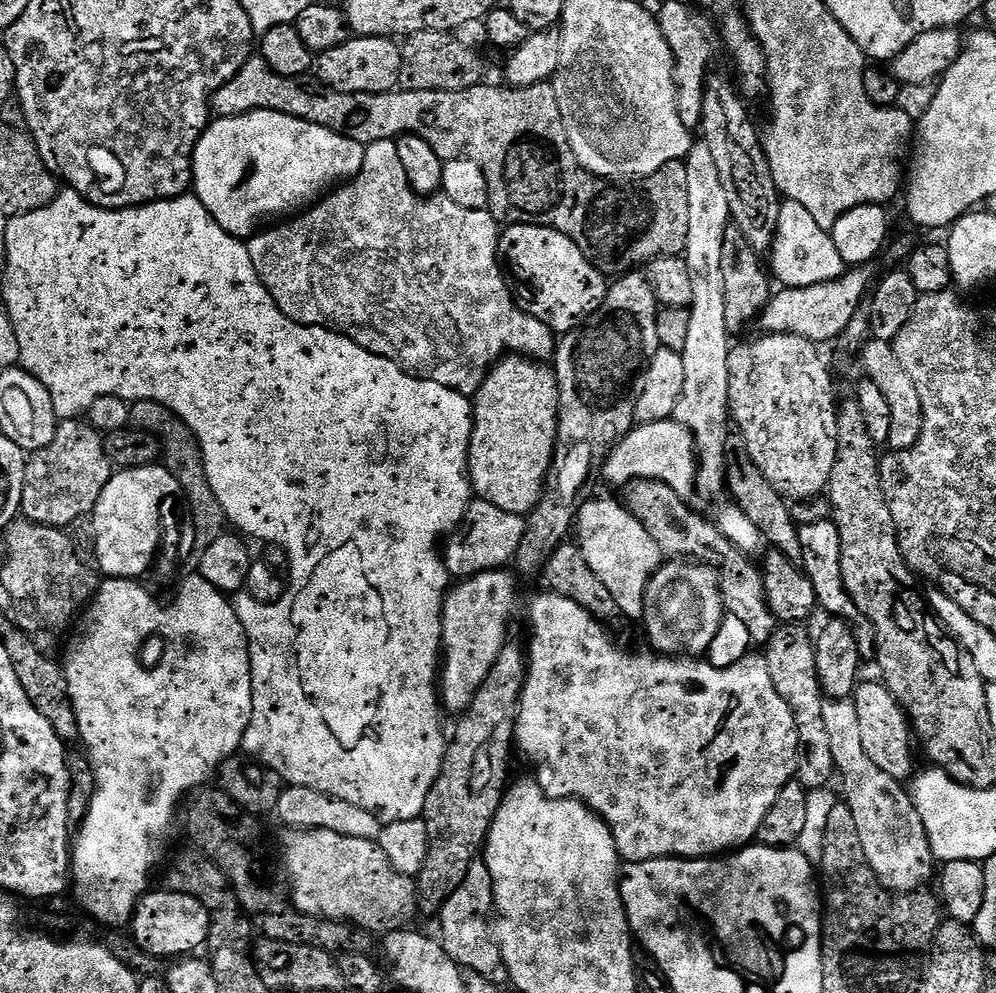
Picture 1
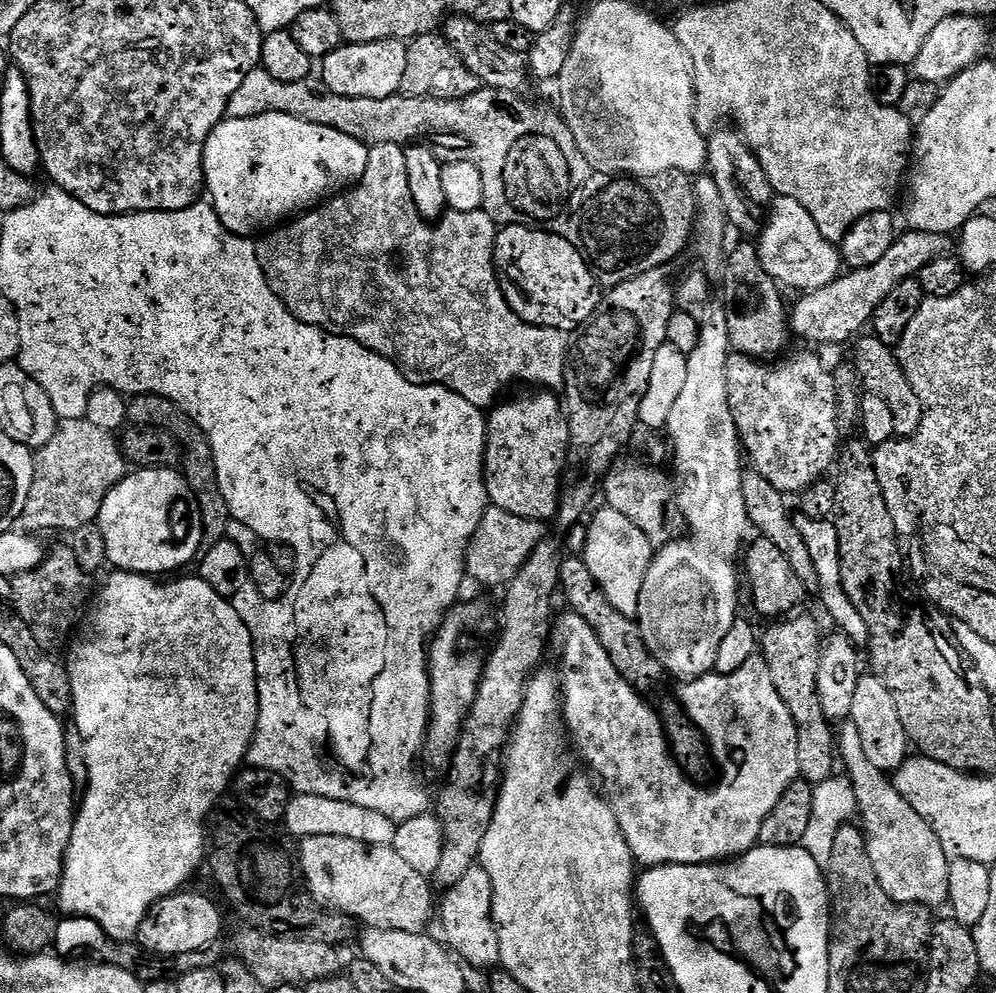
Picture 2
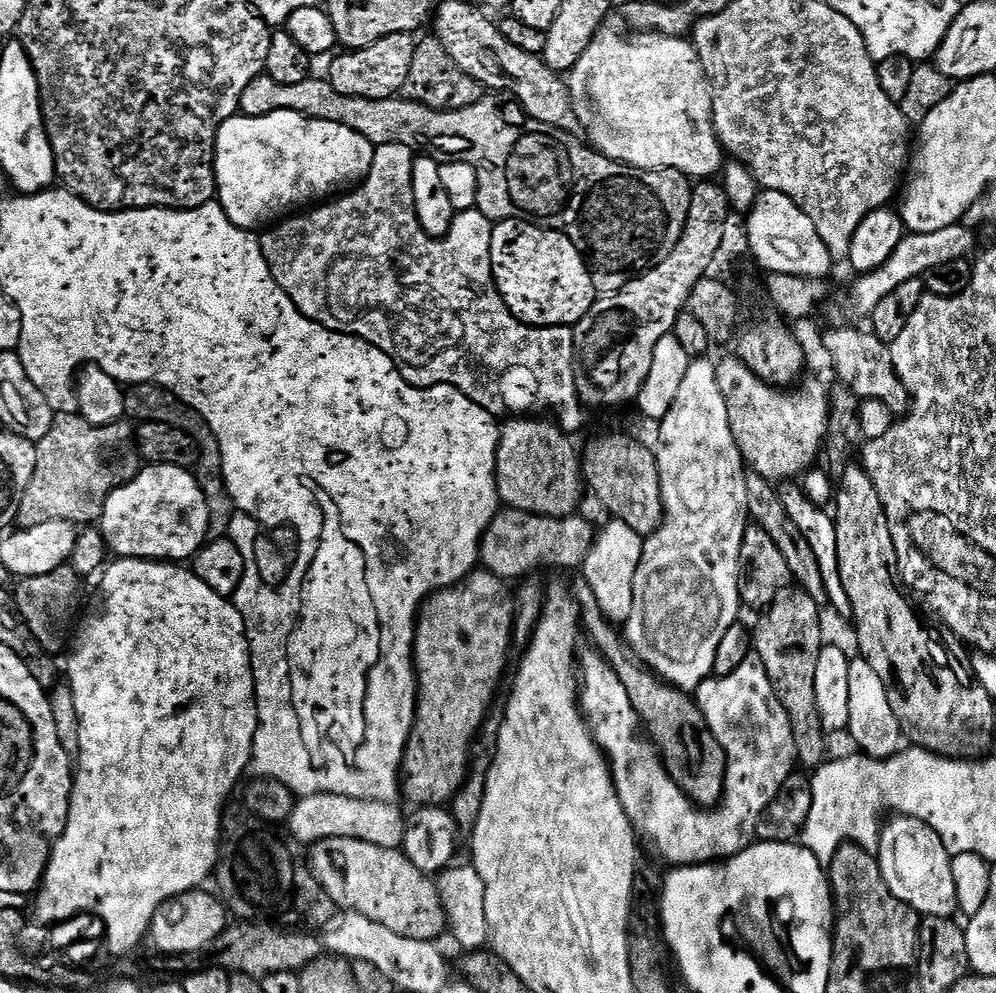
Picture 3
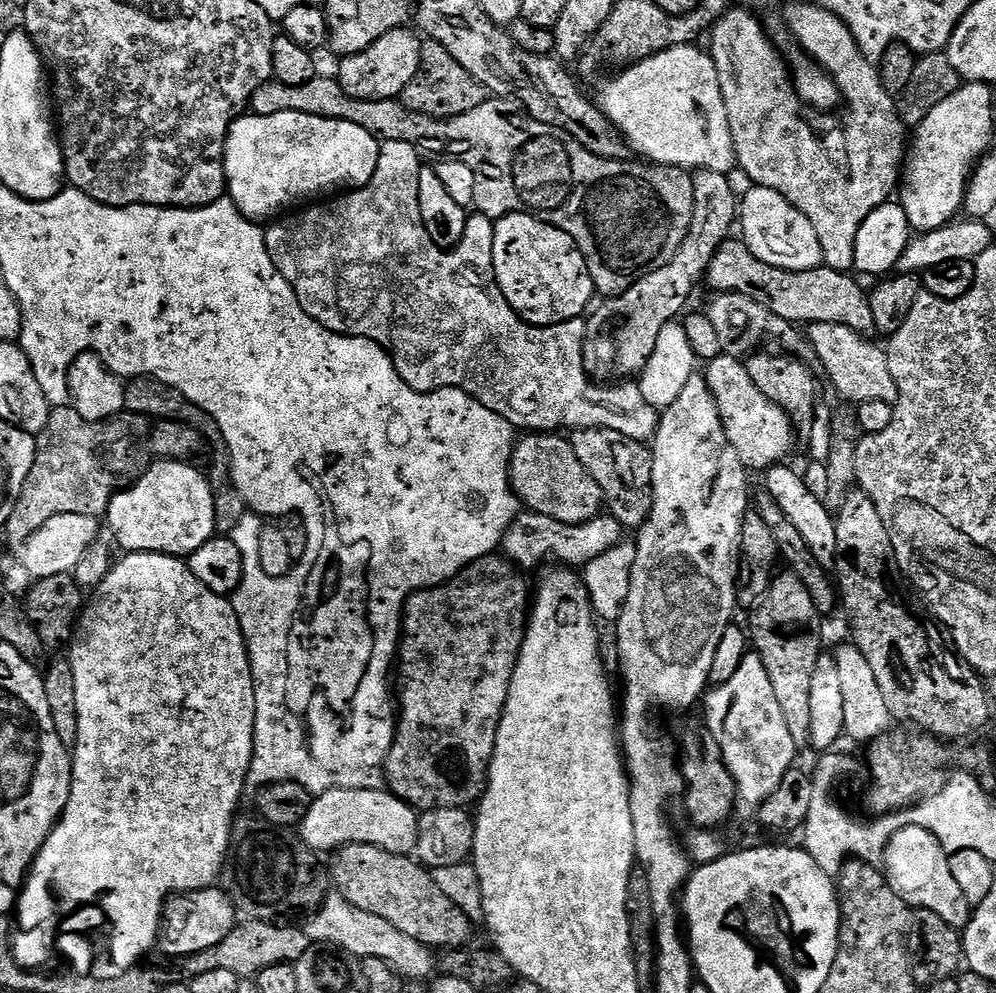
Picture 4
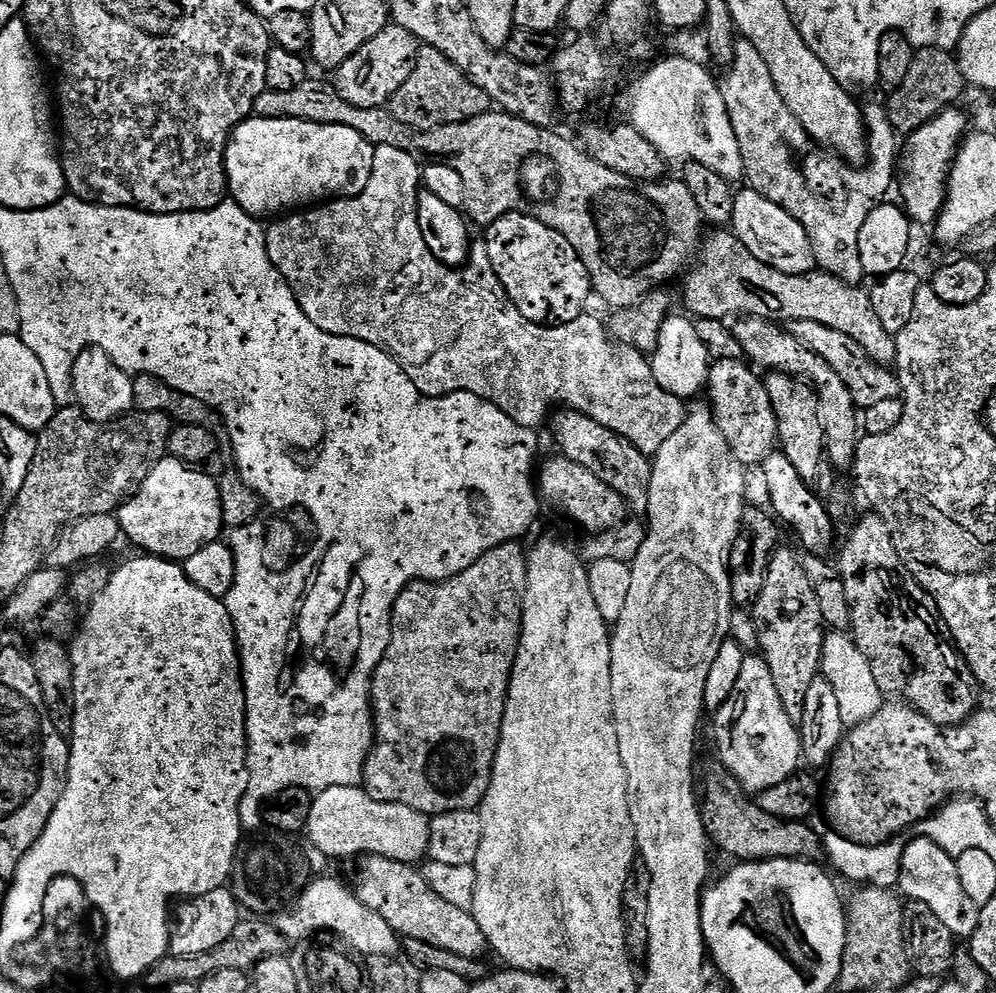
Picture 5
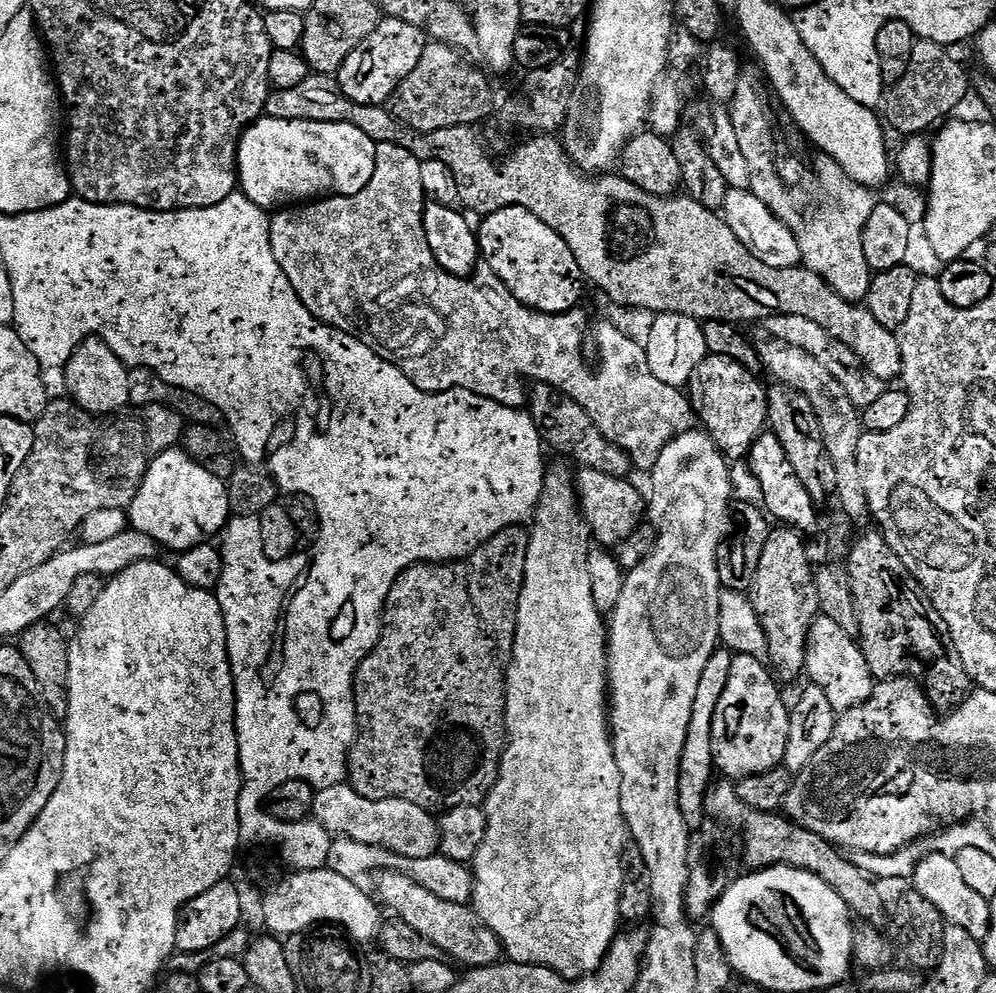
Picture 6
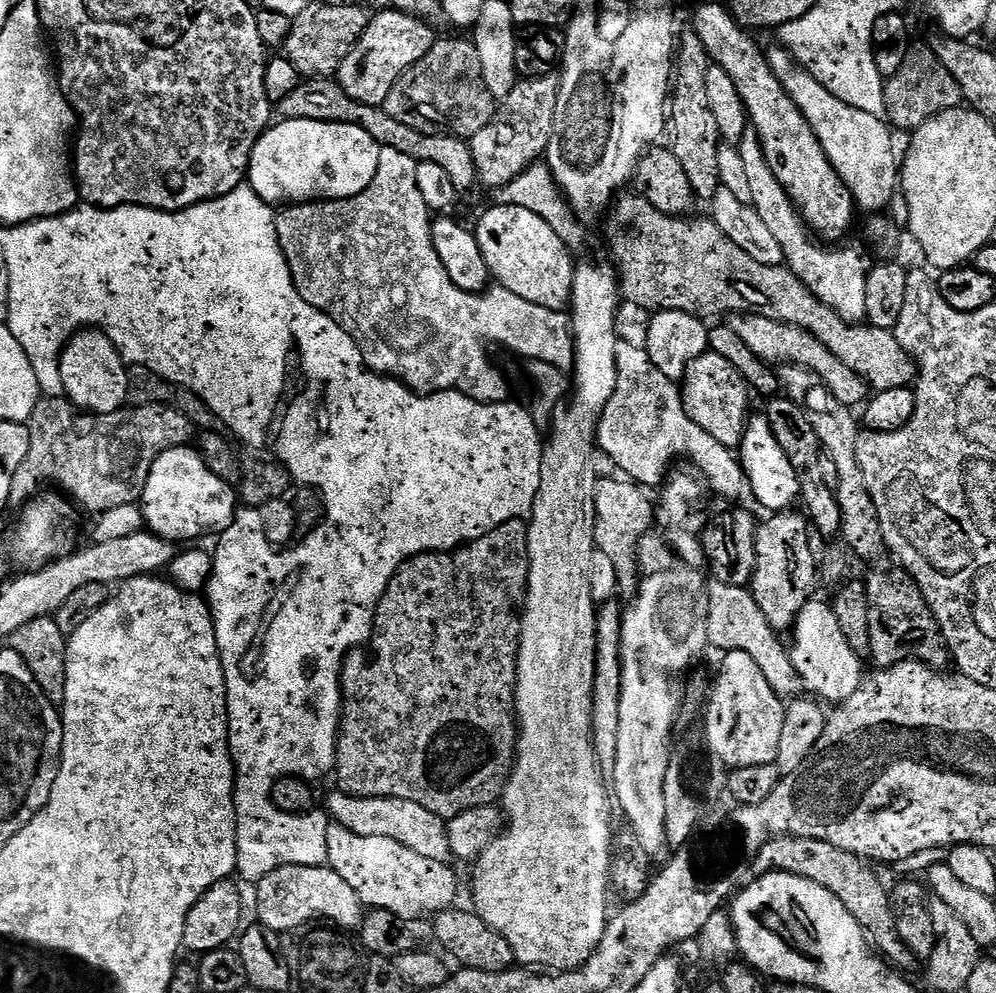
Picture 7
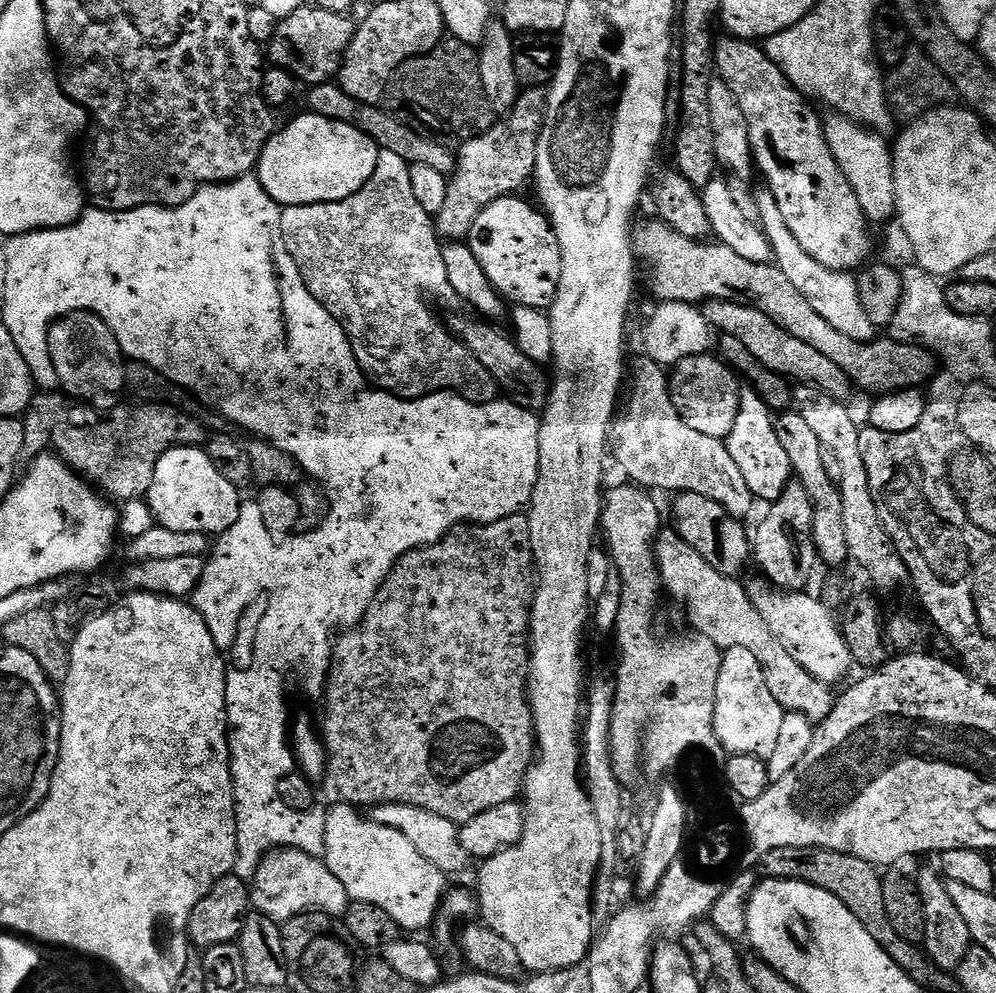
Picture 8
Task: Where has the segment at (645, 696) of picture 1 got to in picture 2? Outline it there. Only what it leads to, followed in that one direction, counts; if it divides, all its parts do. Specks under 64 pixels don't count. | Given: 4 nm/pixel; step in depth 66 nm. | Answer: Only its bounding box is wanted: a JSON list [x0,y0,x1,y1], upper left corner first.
[554,610,800,869]

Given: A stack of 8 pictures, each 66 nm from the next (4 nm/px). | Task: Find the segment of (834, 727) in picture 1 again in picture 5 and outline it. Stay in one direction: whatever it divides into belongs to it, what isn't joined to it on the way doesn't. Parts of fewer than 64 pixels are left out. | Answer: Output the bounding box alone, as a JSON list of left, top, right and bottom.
[898,838,980,937]

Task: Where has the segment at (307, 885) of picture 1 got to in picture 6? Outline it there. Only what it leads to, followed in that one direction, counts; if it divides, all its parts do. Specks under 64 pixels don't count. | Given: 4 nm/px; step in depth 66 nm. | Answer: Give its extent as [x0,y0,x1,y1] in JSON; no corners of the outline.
[375,870,501,970]

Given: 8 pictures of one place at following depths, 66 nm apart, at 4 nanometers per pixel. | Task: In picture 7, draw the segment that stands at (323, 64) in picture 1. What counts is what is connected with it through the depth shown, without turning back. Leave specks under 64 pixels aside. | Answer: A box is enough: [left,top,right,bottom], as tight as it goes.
[338,10,438,106]

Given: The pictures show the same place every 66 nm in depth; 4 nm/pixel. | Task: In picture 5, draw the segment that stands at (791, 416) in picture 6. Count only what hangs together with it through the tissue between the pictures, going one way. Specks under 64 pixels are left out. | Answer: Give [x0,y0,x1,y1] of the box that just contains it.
[762,371,826,482]

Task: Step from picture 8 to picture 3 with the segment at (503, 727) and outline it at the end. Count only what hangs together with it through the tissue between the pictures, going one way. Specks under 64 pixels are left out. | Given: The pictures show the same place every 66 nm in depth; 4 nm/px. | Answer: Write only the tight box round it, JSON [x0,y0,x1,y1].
[402,568,516,806]

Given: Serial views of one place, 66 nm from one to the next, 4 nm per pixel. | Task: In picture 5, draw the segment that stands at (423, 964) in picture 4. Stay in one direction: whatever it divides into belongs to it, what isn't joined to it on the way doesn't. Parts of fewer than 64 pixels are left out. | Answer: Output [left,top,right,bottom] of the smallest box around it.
[275,880,401,958]

